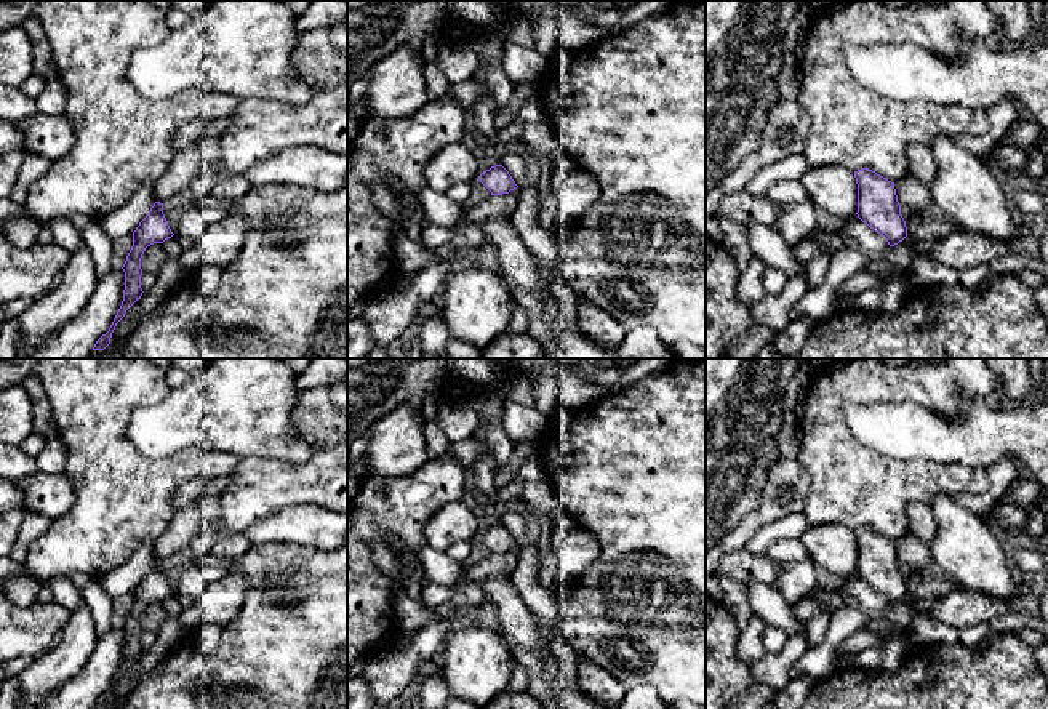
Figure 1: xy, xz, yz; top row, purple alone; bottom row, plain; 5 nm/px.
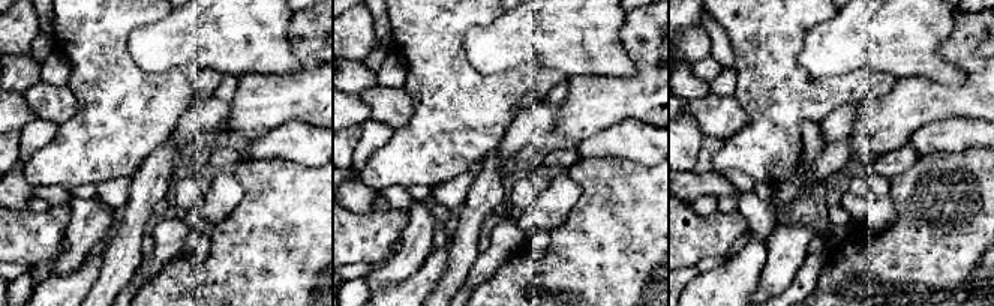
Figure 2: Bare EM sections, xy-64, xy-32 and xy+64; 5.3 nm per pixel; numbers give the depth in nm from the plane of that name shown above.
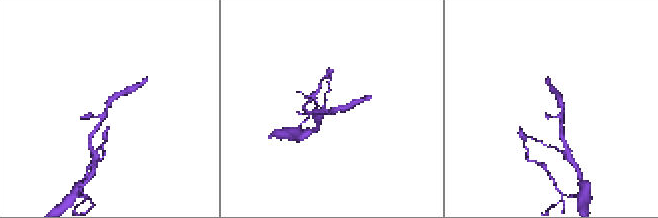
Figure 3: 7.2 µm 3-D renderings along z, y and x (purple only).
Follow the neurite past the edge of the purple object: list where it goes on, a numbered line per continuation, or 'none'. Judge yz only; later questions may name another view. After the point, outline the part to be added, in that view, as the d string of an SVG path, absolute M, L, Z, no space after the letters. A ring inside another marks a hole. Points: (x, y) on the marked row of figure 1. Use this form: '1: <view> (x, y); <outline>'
none

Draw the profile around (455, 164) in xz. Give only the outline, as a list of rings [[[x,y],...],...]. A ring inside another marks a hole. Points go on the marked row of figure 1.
[[[461,141],[442,147],[424,170],[426,184],[442,194],[456,184],[474,182],[480,174],[480,154],[472,152]]]

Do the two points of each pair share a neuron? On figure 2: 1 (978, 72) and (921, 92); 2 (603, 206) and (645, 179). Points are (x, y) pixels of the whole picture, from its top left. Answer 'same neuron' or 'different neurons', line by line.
1: same neuron
2: same neuron

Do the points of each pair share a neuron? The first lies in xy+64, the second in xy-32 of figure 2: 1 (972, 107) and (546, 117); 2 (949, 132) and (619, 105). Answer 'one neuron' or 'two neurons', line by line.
1: two neurons
2: two neurons

